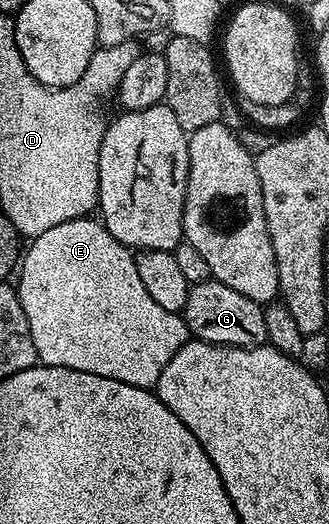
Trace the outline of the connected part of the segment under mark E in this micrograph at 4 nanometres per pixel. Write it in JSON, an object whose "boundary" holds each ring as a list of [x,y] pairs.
{"boundary":[[[92,216],[59,223],[59,227],[51,227],[51,231],[43,231],[43,235],[32,238],[20,258],[19,272],[16,277],[17,298],[23,307],[23,315],[27,315],[27,327],[31,327],[31,343],[35,343],[35,351],[40,364],[51,367],[67,367],[75,371],[87,371],[91,375],[103,375],[103,379],[115,379],[119,383],[127,383],[131,387],[153,389],[159,375],[163,375],[163,367],[167,367],[167,363],[171,363],[175,351],[179,351],[179,347],[183,347],[191,339],[184,316],[180,312],[172,313],[164,307],[159,307],[159,303],[155,303],[154,299],[151,299],[150,292],[146,290],[142,280],[139,279],[134,250],[119,243],[119,239],[115,239],[115,235],[111,235],[111,231],[107,231],[107,227]]]}

